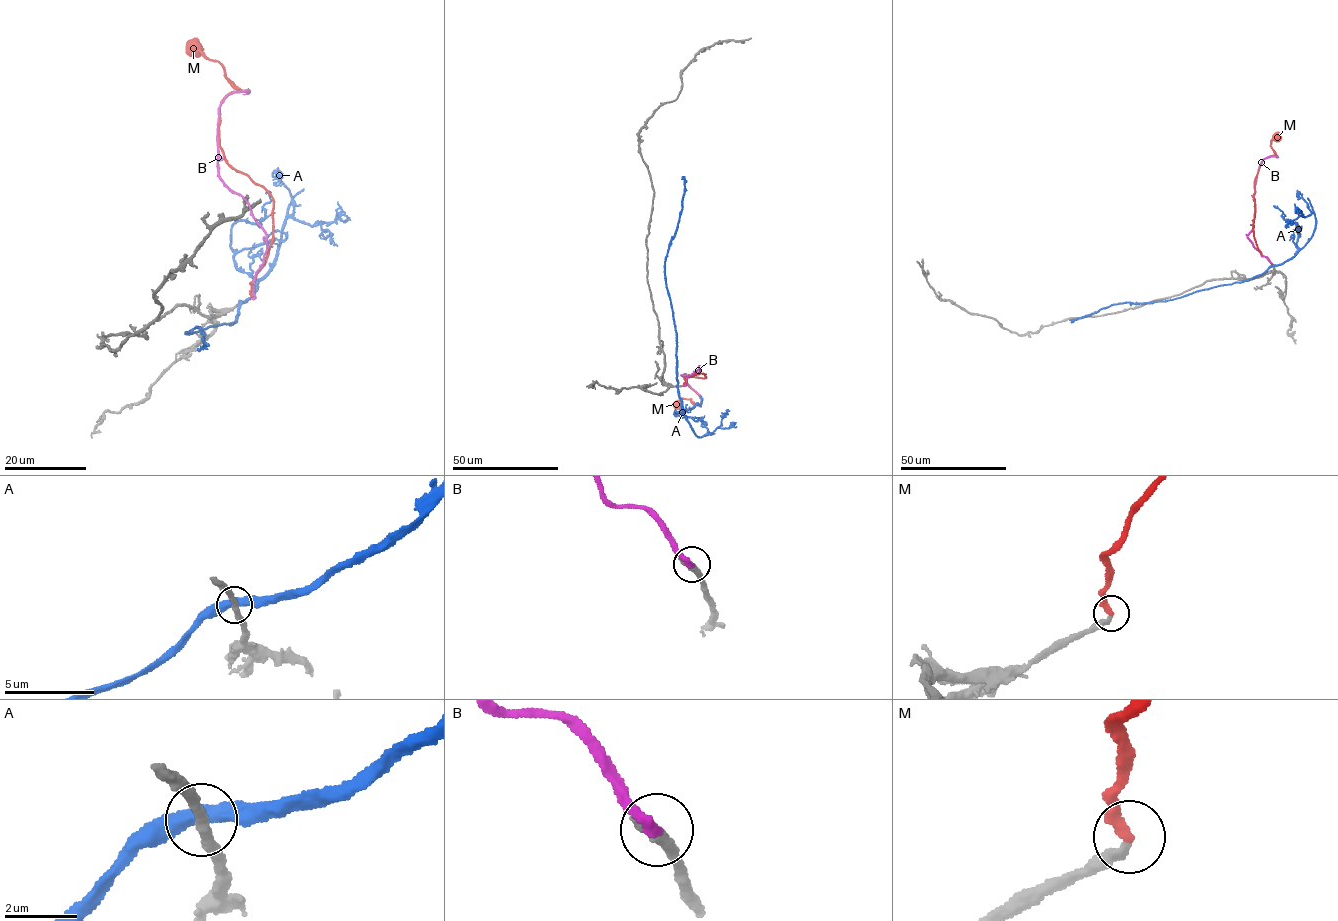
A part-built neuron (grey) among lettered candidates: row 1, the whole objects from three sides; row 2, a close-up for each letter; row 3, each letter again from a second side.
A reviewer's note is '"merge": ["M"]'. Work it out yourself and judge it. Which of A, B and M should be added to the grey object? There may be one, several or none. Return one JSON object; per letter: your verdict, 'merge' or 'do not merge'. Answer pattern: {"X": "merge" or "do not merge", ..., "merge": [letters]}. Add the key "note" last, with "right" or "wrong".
{"A": "do not merge", "B": "do not merge", "M": "merge", "merge": ["M"], "note": "right"}

